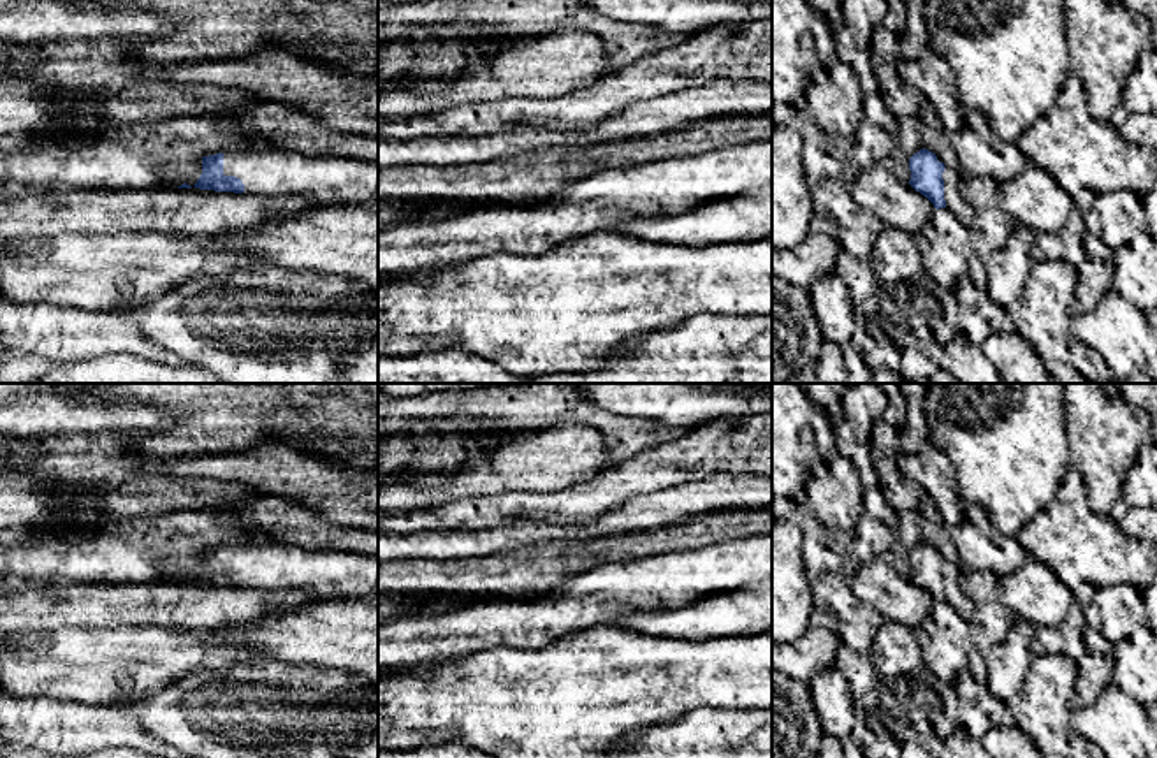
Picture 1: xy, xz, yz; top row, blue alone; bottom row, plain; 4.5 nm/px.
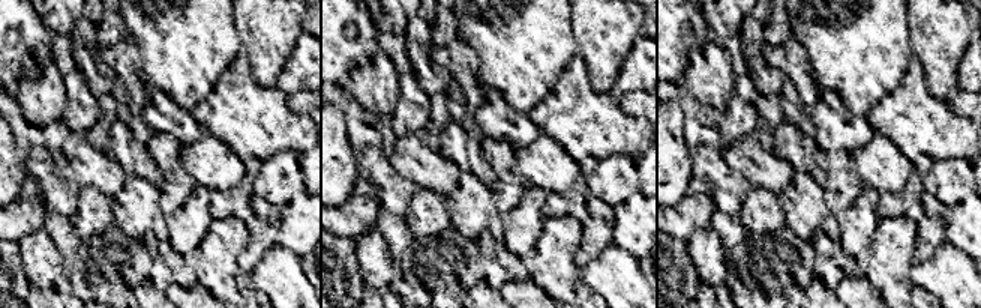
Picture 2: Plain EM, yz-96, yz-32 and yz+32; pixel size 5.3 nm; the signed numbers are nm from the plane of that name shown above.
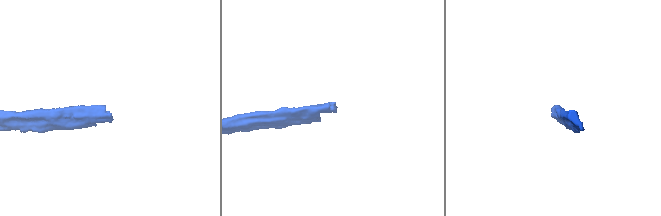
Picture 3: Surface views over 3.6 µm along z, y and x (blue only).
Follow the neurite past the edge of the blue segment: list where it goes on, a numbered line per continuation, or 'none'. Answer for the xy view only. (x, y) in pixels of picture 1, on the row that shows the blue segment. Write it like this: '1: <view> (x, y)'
1: xy (324, 180)

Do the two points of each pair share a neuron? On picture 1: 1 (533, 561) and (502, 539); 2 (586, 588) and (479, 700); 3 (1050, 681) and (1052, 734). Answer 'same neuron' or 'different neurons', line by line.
1: different neurons
2: different neurons
3: same neuron

